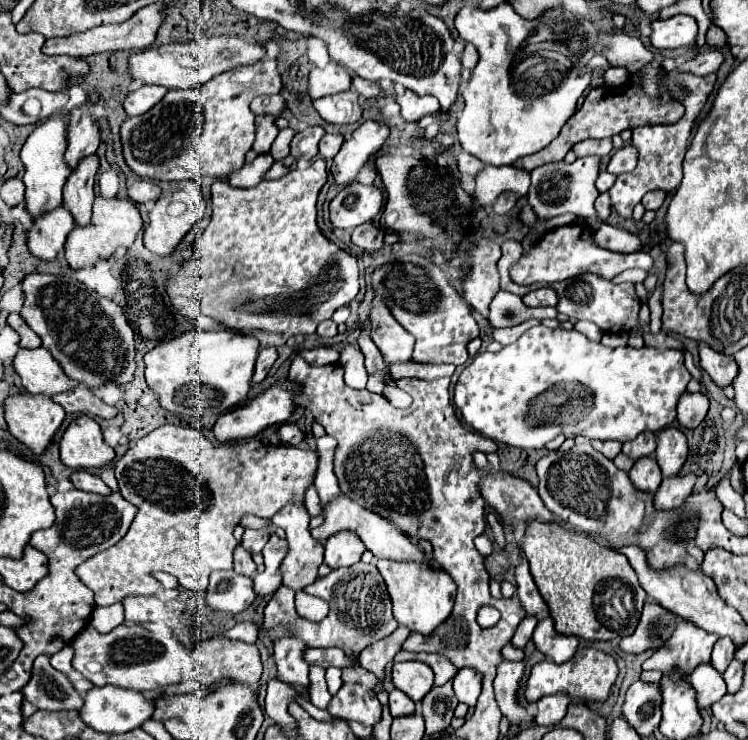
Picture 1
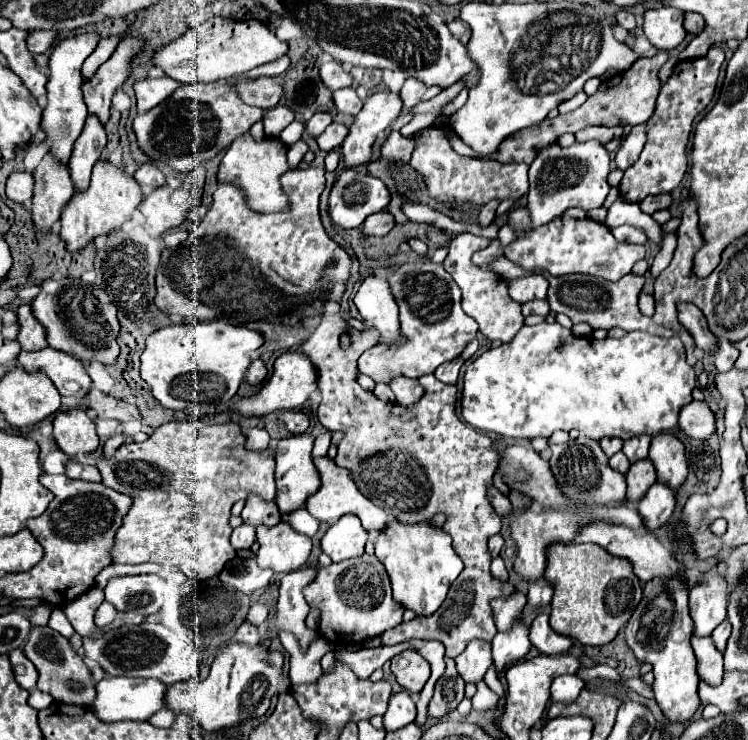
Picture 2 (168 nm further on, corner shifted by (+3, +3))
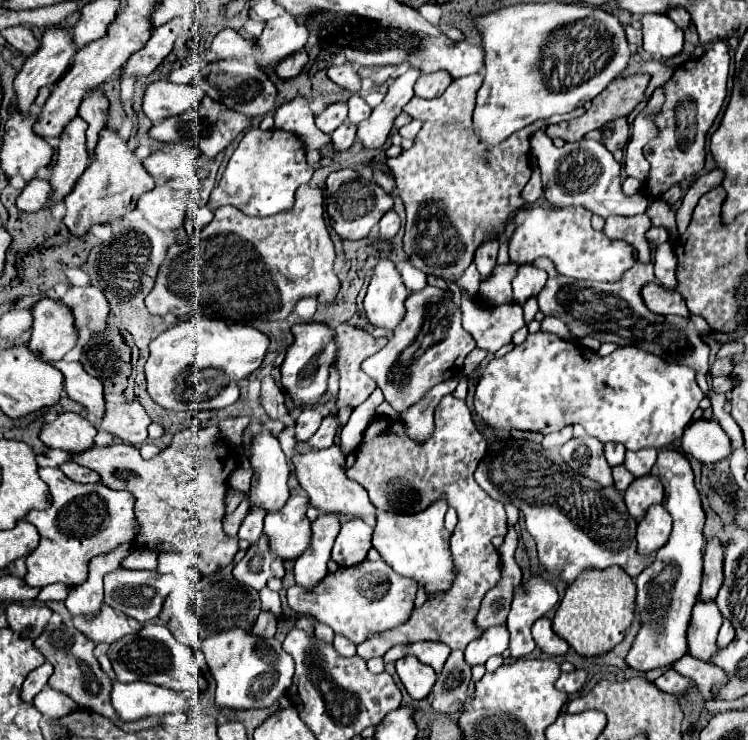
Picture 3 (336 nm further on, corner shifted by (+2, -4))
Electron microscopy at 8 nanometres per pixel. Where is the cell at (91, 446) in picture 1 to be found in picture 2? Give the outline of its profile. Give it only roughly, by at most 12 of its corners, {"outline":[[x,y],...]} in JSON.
{"outline":[[81,409],[53,419],[57,447],[75,457],[99,447],[93,419]]}

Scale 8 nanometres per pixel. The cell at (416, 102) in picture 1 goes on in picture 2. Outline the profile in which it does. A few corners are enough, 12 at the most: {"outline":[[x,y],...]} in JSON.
{"outline":[[409,77],[401,89],[407,109],[419,101],[433,99],[441,87],[427,87]]}

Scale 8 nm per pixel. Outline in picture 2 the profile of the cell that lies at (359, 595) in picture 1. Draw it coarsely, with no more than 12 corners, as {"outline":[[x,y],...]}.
{"outline":[[375,555],[321,567],[303,595],[333,645],[403,621]]}

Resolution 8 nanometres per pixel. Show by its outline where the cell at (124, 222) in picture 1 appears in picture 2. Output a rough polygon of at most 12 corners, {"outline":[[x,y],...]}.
{"outline":[[107,159],[61,213],[79,251],[119,229],[143,201],[133,175]]}

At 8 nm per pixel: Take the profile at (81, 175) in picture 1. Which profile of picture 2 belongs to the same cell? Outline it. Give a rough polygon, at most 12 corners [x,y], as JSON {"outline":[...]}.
{"outline":[[87,115],[69,167],[75,189],[89,183],[107,137],[97,115]]}

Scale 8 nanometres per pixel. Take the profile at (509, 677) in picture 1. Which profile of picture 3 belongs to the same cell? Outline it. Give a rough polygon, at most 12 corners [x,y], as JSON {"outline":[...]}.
{"outline":[[542,578],[518,586],[506,624],[520,660],[536,648],[530,628],[558,602]]}

